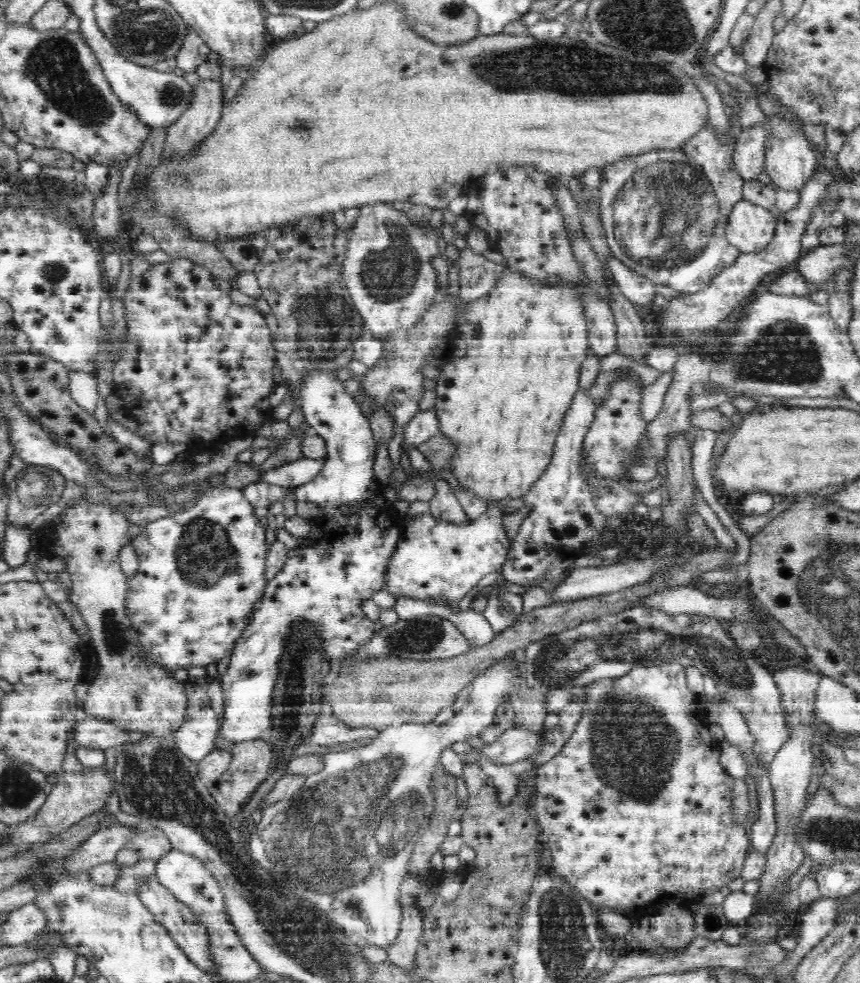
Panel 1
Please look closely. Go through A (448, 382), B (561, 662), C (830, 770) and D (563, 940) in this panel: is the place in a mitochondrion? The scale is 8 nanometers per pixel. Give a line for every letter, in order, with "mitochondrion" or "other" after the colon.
A: other
B: mitochondrion
C: other
D: mitochondrion

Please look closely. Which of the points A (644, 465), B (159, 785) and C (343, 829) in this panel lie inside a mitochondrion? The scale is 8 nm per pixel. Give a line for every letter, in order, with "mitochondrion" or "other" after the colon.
A: mitochondrion
B: mitochondrion
C: mitochondrion

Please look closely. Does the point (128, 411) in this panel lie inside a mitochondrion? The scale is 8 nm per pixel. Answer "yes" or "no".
no

